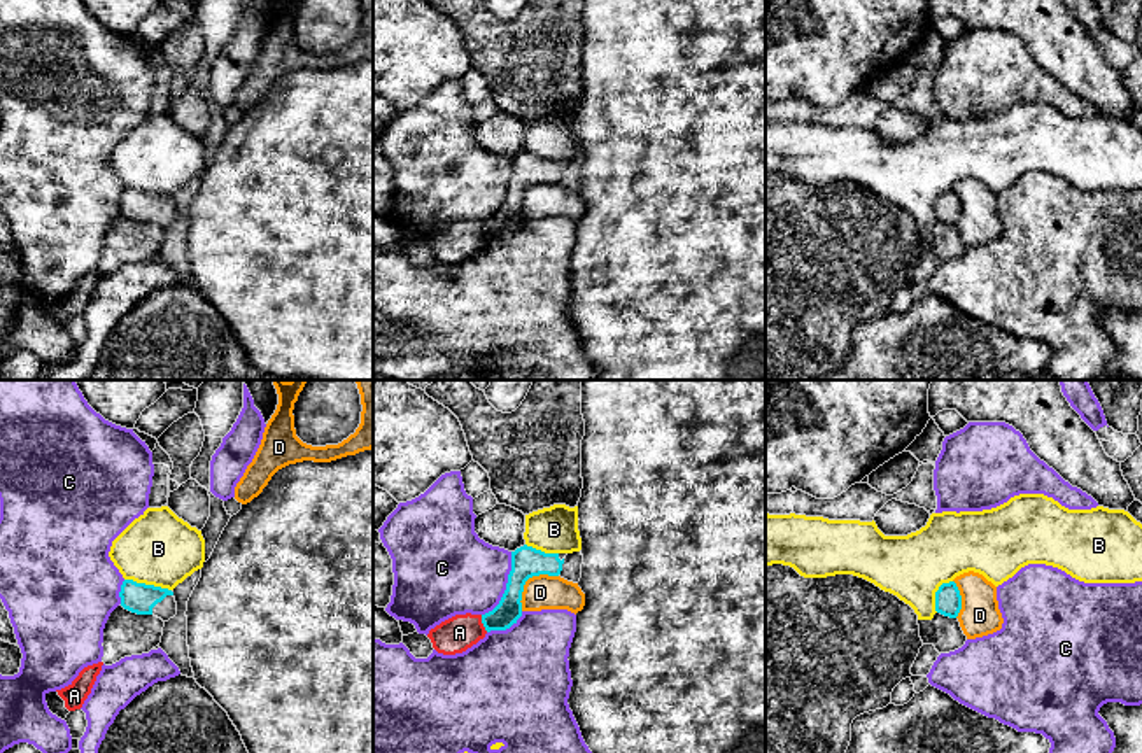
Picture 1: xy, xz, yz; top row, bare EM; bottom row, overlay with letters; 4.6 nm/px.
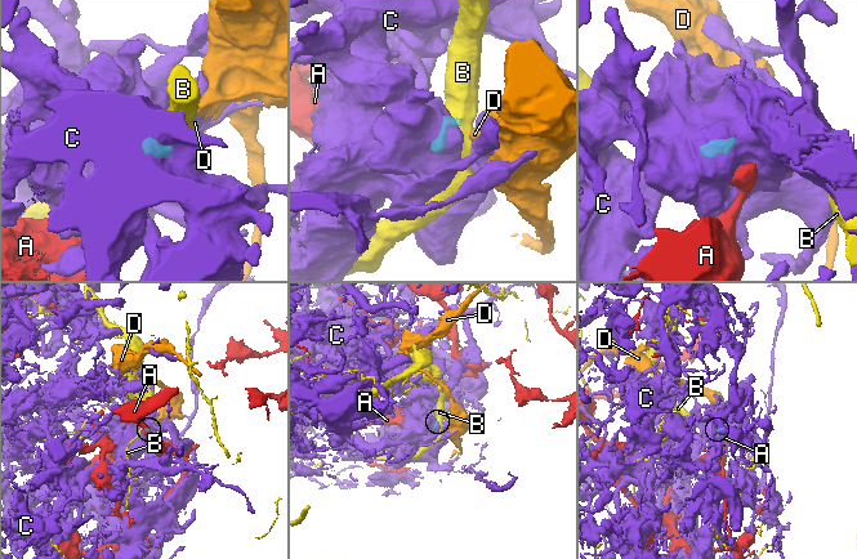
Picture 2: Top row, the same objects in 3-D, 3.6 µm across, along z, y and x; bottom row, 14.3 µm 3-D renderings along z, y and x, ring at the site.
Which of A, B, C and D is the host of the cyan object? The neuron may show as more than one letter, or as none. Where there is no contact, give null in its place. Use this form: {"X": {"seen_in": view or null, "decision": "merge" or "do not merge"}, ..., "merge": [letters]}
{"A": {"seen_in": "xz", "decision": "do not merge"}, "B": {"seen_in": "xy", "decision": "do not merge"}, "C": {"seen_in": "xz", "decision": "do not merge"}, "D": {"seen_in": "xz", "decision": "do not merge"}, "merge": []}

